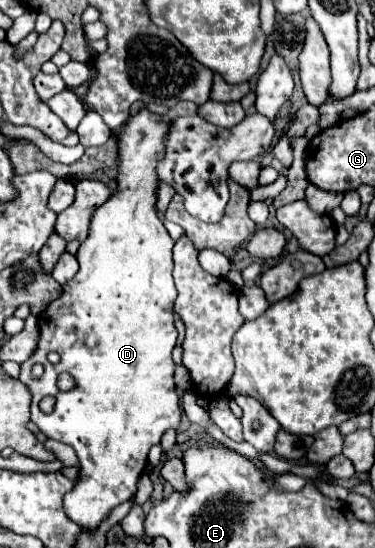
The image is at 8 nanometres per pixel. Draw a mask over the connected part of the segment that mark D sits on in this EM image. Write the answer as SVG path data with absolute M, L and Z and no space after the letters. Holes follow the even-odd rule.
M145 109L131 117L119 131L119 191L115 191L95 211L89 237L80 244L76 255L79 271L69 283L63 285L61 297L55 299L43 311L43 315L39 315L39 347L21 365L19 379L33 395L31 421L37 423L37 427L49 439L71 445L81 461L81 477L75 483L75 489L65 495L63 509L65 515L85 531L97 529L113 507L133 499L137 489L135 485L145 469L149 449L161 441L167 429L177 429L181 421L179 397L173 383L175 363L171 359L171 349L177 339L177 331L173 327L173 303L177 299L177 289L171 277L171 251L175 241L169 237L155 211L155 191L159 183L155 167L163 155L163 137L167 135L167 127L169 123L161 123L159 115ZM49 351L57 351L61 355L59 365L49 363ZM35 363L45 367L45 373L39 379L31 375L31 367ZM59 373L69 373L77 381L77 387L71 391L59 391ZM47 395L57 399L55 411L51 415L41 413L39 409L39 401Z

